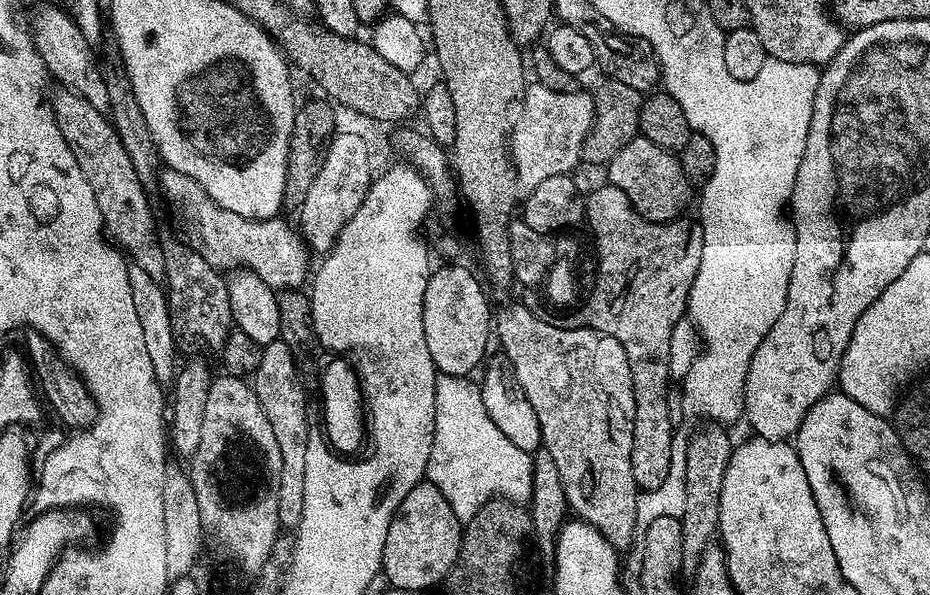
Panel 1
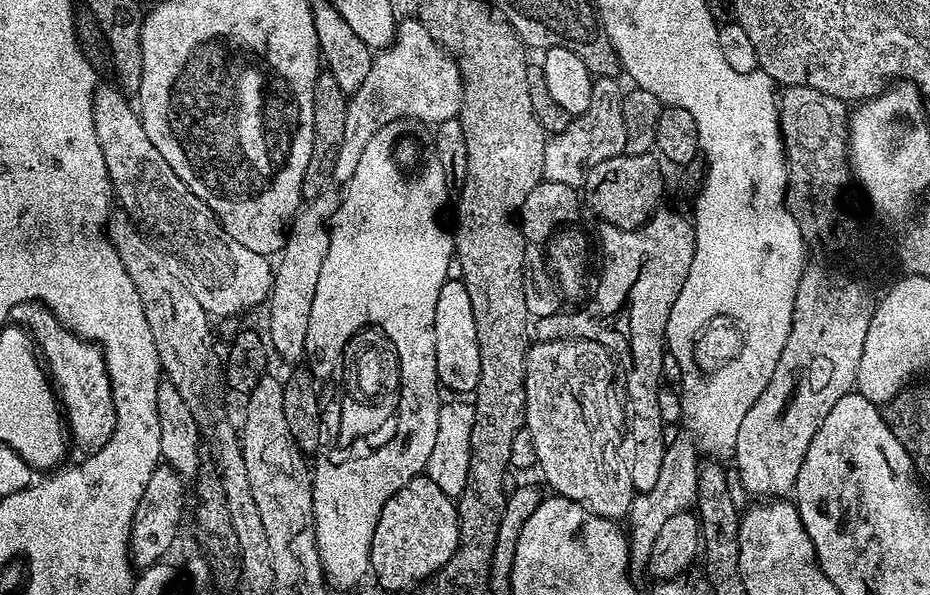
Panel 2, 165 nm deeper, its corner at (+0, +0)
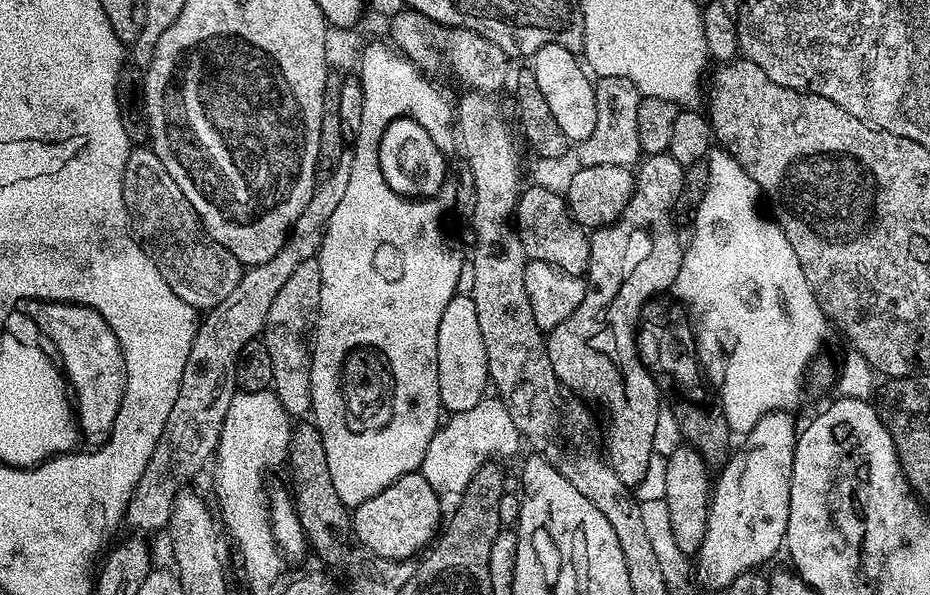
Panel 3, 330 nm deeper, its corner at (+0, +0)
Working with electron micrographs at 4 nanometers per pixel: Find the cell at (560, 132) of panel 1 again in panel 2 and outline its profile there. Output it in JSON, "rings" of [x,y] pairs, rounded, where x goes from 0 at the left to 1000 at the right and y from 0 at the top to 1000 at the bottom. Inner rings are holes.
{"rings":[[[656,128],[638,133],[634,178],[626,193],[612,200],[611,210],[586,240],[583,272],[585,301],[623,318],[643,272],[672,261],[673,205],[669,198],[671,161],[667,155],[667,138]]]}

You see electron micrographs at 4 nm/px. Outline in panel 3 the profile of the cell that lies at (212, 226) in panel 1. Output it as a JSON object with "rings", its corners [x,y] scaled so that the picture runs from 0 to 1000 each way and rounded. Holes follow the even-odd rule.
{"rings":[[[146,245],[138,257],[133,331],[152,417],[170,447],[183,487],[187,487],[196,508],[204,508],[204,514],[213,521],[223,521],[238,511],[252,481],[256,481],[260,445],[252,427],[247,427],[247,420],[240,417],[220,390],[209,346],[204,346],[200,326],[196,326],[191,306],[183,299],[162,247]]]}

